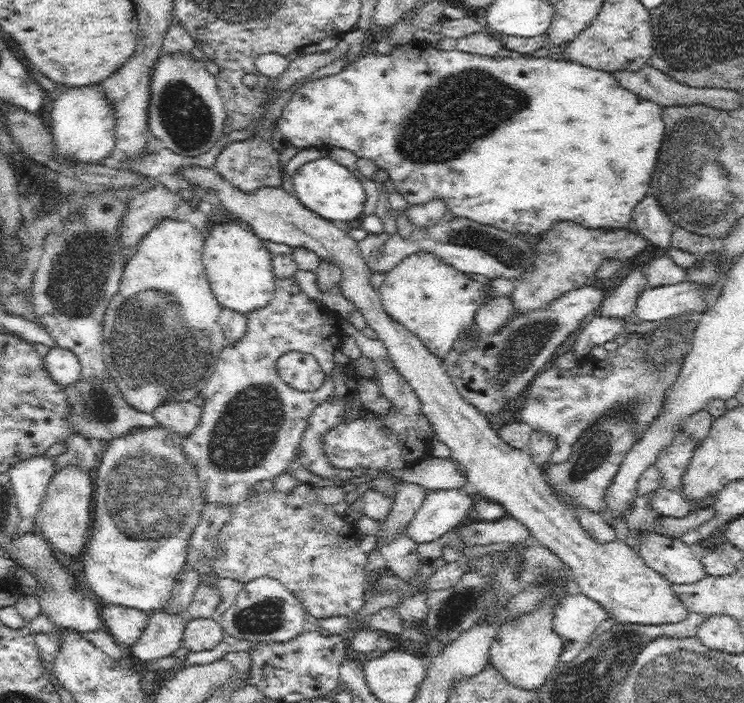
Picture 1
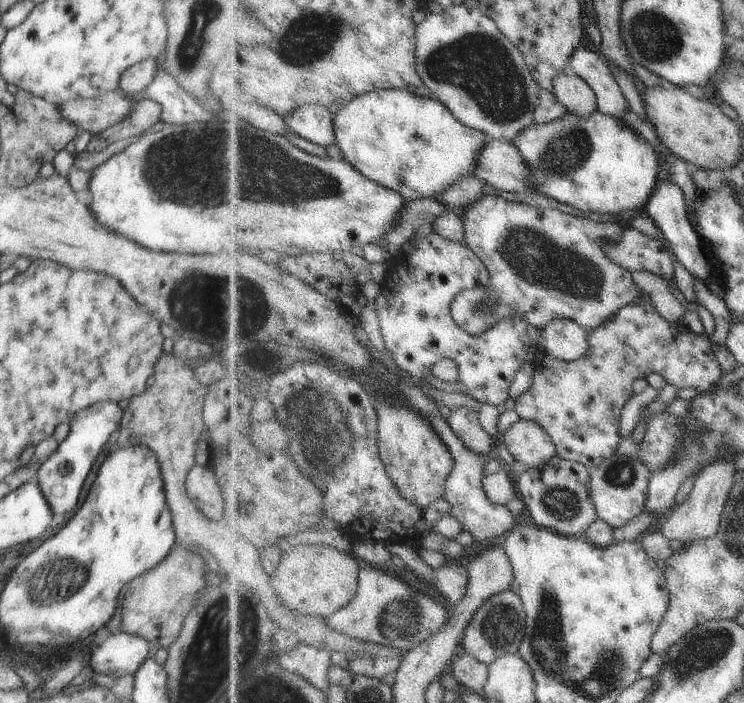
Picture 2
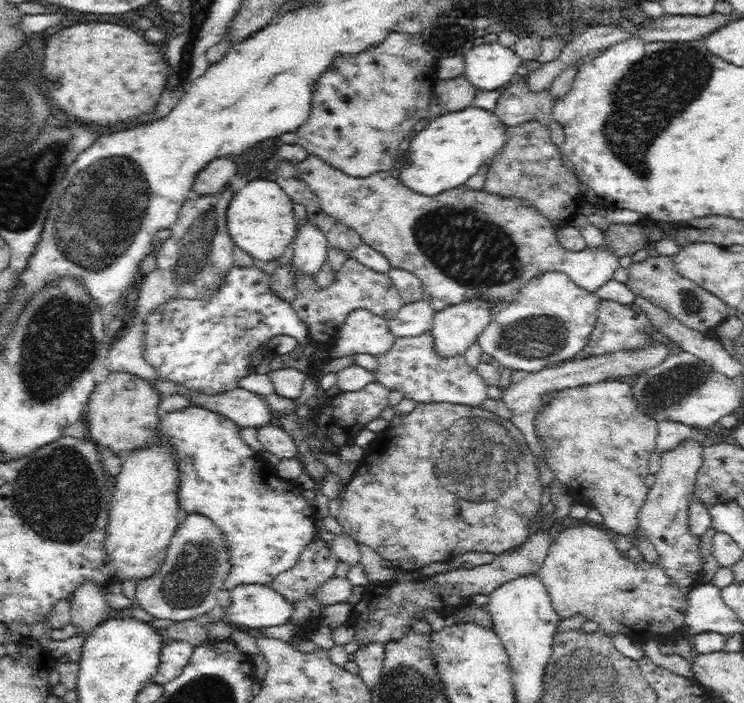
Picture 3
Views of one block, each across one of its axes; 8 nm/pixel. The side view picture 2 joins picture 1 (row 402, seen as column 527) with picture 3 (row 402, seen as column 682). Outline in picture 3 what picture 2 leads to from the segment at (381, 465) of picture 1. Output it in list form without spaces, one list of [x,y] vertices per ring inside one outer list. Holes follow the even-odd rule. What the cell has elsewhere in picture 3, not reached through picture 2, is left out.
[[[377,381],[367,384],[362,390],[357,391],[340,391],[338,394],[332,395],[332,404],[324,404],[324,414],[318,414],[316,420],[312,418],[312,428],[316,426],[316,436],[310,438],[310,442],[302,440],[302,432],[300,432],[300,422],[296,414],[284,414],[280,418],[280,427],[284,429],[294,440],[295,450],[302,458],[303,467],[310,472],[310,476],[316,480],[326,480],[330,471],[324,466],[320,460],[316,460],[316,450],[320,452],[336,452],[338,448],[353,444],[360,430],[371,420],[380,416],[380,413],[388,407],[388,394],[391,390]],[[332,430],[332,440],[328,438],[328,432]]]

